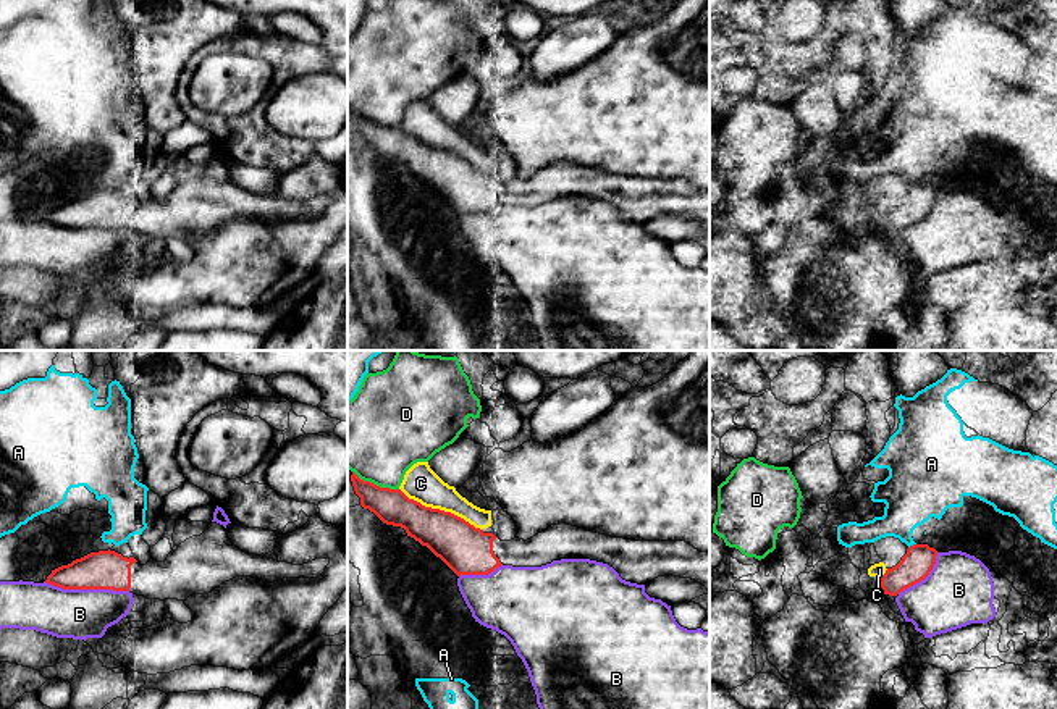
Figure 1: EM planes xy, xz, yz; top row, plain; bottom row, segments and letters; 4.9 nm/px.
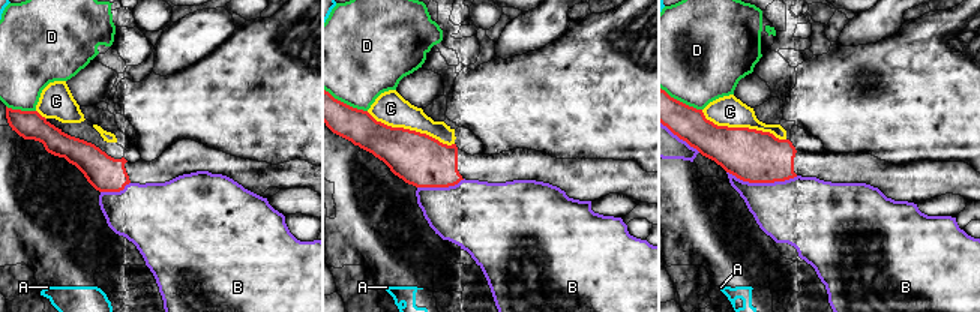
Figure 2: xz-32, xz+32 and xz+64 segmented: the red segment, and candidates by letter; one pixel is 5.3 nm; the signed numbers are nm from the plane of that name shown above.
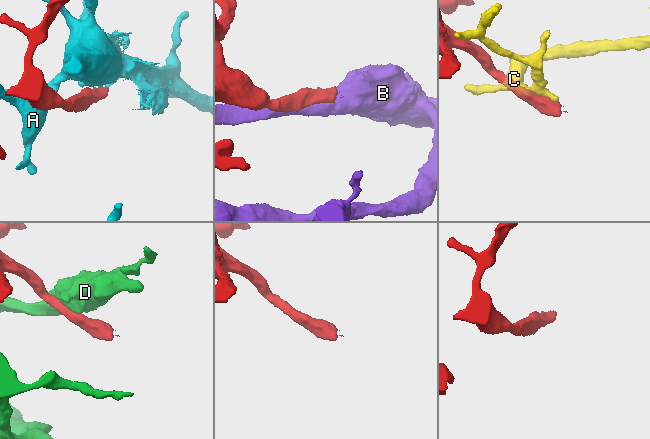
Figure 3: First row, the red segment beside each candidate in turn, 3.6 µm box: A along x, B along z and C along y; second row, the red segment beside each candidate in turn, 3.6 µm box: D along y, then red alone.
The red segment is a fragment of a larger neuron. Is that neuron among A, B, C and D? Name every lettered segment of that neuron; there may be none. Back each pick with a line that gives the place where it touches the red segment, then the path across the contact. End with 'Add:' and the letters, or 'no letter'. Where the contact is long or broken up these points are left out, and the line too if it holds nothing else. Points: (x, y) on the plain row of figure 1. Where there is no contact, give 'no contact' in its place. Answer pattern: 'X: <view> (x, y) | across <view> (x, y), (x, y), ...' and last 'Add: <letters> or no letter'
Add: no letter

